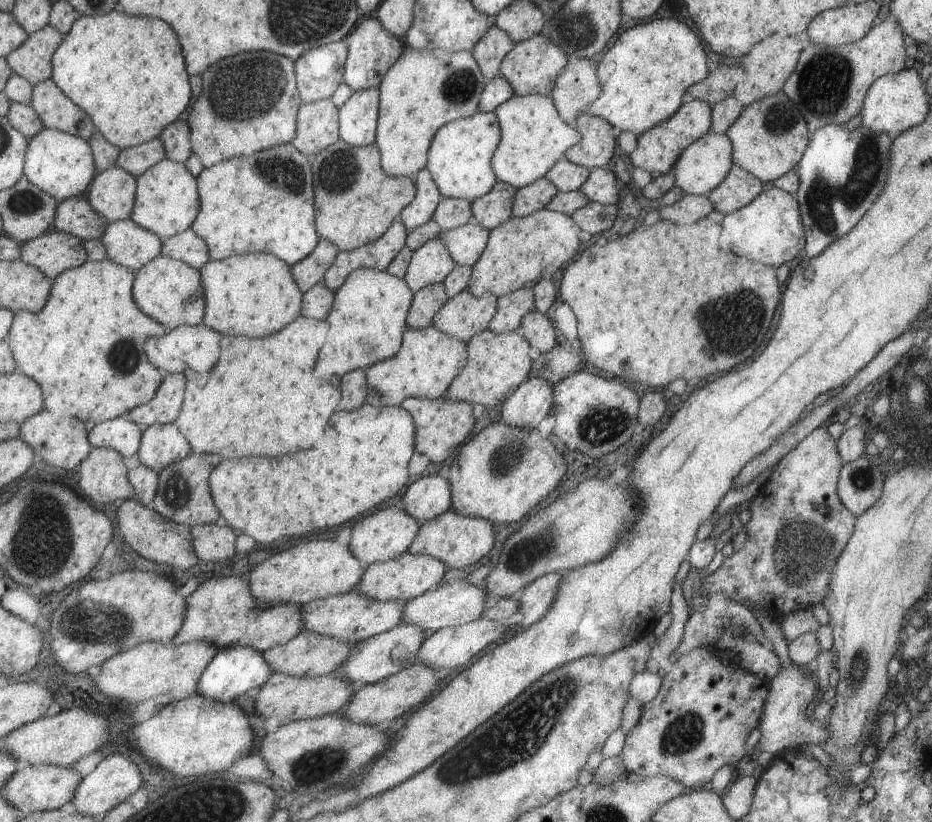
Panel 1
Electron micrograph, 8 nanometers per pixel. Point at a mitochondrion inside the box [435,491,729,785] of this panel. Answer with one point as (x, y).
(681, 735)

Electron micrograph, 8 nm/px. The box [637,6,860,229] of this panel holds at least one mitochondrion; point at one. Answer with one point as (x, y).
(823, 85)

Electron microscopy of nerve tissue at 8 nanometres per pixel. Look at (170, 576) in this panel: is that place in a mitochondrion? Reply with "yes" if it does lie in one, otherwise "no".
no

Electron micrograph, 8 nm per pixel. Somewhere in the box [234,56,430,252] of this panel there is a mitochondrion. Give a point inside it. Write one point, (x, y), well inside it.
(280, 173)

